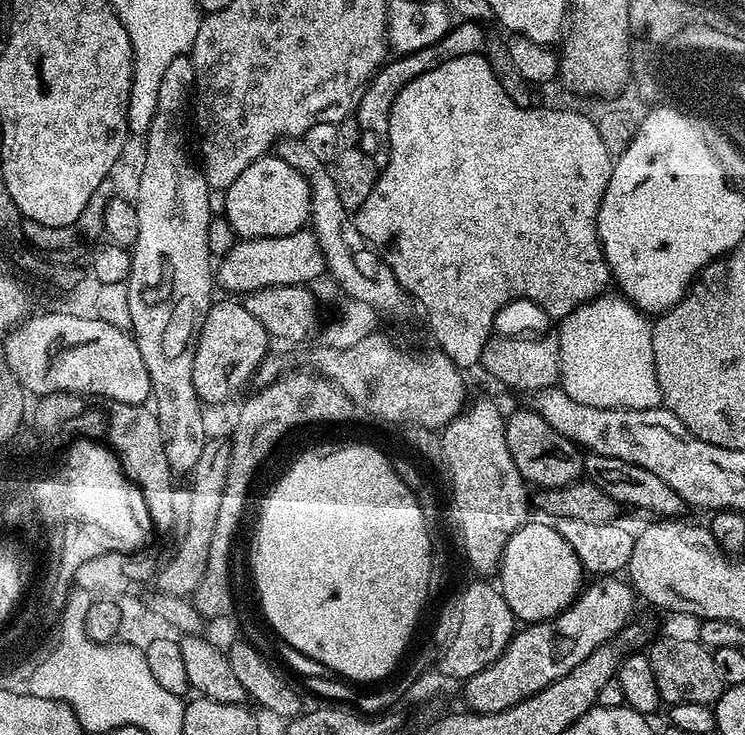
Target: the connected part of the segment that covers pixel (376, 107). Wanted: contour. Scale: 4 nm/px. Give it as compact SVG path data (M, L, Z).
M461 21L450 28L447 36L444 36L439 43L422 50L403 53L393 57L394 60L389 59L384 65L381 65L365 85L363 92L360 93L354 109L354 119L359 122L361 131L366 134L368 132L378 134L380 138L387 137L389 114L392 112L397 94L418 75L426 73L427 70L434 70L436 66L440 66L444 61L481 53L483 51L482 46L486 42L483 28L485 27L477 21Z

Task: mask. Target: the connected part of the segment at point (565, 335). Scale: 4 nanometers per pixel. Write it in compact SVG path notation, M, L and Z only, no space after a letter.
M601 294L586 302L578 310L564 317L558 324L560 338L560 363L568 366L573 364L576 368L588 372L591 368L608 368L611 364L620 364L629 360L636 364L636 376L568 376L561 375L558 384L574 402L582 404L595 404L597 408L654 408L661 403L660 387L654 366L654 350L652 349L652 324L649 317L635 308L623 295L608 296Z

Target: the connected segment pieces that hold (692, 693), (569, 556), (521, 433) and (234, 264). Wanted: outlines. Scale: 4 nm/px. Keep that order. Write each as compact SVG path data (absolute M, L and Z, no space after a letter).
M674 636L658 639L646 655L654 673L661 701L668 706L682 702L696 702L698 705L715 705L725 687L715 670L712 652L697 639L686 640Z
M534 522L522 525L506 542L498 567L499 576L498 591L520 622L549 620L565 612L580 595L586 580L584 567L578 562L578 554L570 550L570 542L566 542L551 523Z
M524 406L521 412L508 416L504 421L506 446L524 483L533 489L547 490L575 484L584 476L585 453L572 441L566 439L546 418L542 418L531 407Z
M301 230L285 236L271 236L270 238L244 238L236 244L224 257L219 257L214 268L214 276L225 288L225 293L247 294L257 292L263 288L274 286L294 286L295 284L311 285L311 280L316 280L325 275L324 255L322 246L318 242L315 232Z

